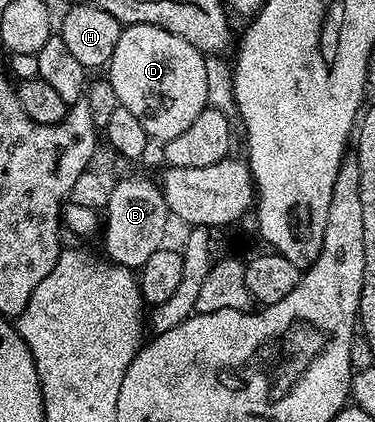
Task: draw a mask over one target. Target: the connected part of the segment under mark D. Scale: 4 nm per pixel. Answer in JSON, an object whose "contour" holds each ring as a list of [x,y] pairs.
{"contour":[[[127,24],[120,34],[120,42],[116,42],[116,50],[112,50],[112,58],[108,65],[108,79],[112,90],[116,90],[119,105],[132,110],[132,114],[140,118],[140,126],[144,126],[146,133],[152,138],[158,138],[161,132],[175,136],[184,134],[184,130],[188,130],[188,126],[192,126],[192,122],[196,122],[198,115],[208,106],[205,60],[206,56],[198,52],[196,46],[184,42],[184,38],[176,38],[176,34],[160,26]]]}

